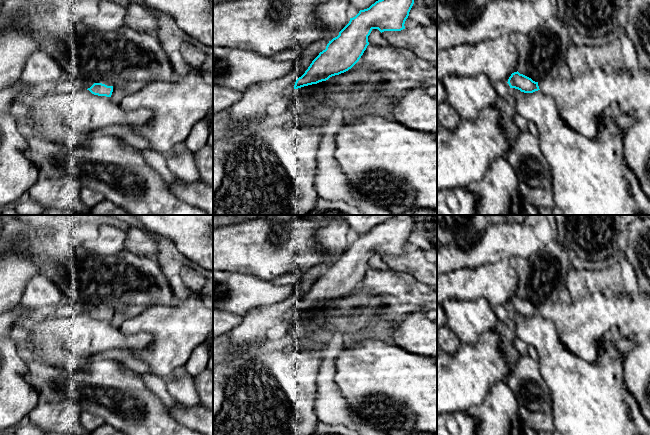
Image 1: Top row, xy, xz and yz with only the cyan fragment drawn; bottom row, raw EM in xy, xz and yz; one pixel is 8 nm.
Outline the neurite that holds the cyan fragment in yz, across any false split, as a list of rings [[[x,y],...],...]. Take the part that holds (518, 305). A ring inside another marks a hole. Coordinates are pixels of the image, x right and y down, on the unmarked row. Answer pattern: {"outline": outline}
{"outline": [[[599,292],[583,297],[574,303],[557,301],[547,302],[539,306],[535,306],[517,295],[511,298],[507,307],[510,312],[518,313],[524,317],[541,314],[553,321],[565,349],[589,363],[597,360],[599,356],[598,343],[607,338],[606,335],[613,327],[618,329],[620,337],[630,339],[635,343],[650,337],[650,296],[641,292],[635,297],[621,292],[612,296],[605,296]]]}

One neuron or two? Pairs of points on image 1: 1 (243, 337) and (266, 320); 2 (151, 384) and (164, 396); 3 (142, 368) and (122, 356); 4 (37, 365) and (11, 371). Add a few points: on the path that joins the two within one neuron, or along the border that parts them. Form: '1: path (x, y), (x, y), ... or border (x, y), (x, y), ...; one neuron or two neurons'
1: path (249, 333), (260, 322); one neuron
2: path (154, 386), (161, 393); one neuron
3: path (137, 365), (127, 359); one neuron
4: border (24, 355), (27, 361), (24, 379), (34, 390); two neurons

